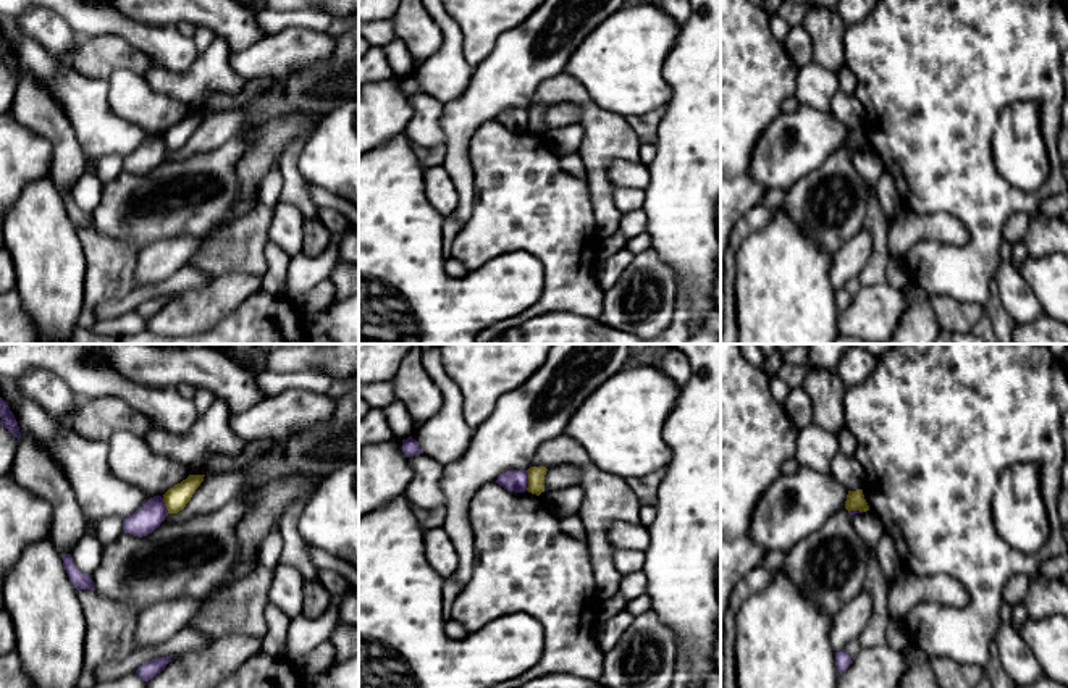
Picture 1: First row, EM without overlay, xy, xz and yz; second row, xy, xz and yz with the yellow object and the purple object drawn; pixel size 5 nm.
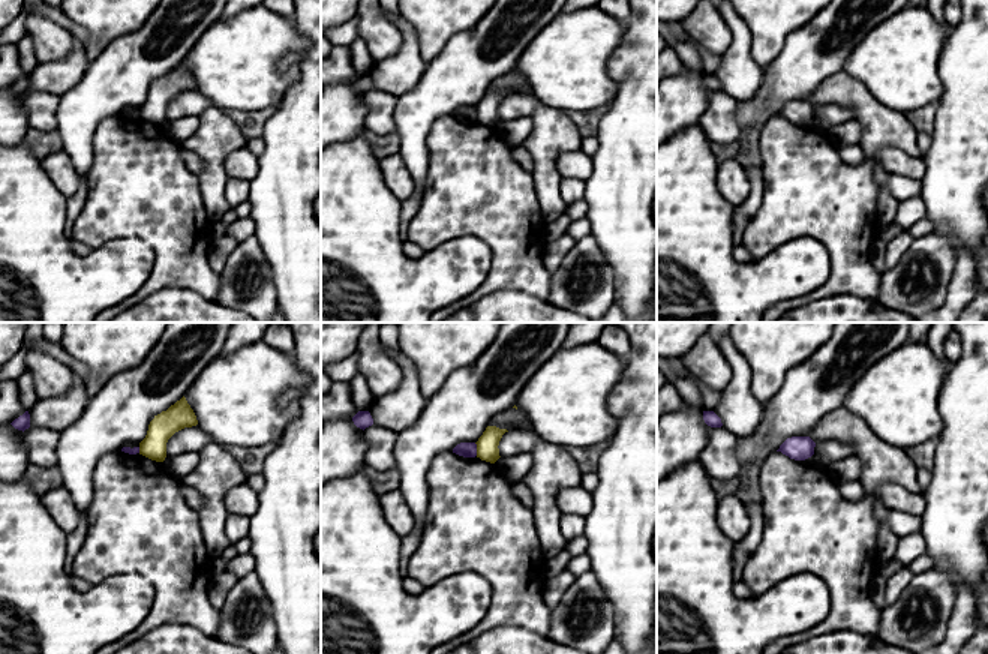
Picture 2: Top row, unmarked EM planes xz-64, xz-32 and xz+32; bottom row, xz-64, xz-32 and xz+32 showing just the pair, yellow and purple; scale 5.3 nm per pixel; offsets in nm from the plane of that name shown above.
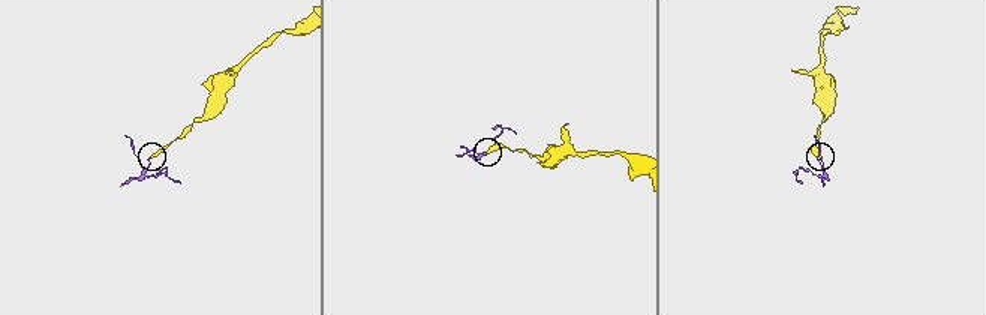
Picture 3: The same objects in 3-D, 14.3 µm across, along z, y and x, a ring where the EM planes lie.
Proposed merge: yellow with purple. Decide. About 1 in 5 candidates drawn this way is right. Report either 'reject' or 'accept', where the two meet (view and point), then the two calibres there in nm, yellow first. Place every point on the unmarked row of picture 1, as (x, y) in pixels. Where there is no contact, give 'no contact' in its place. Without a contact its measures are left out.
accept; meets yellow in xz at (529, 118); 80 nm thick on the yellow side, 110 nm on the other

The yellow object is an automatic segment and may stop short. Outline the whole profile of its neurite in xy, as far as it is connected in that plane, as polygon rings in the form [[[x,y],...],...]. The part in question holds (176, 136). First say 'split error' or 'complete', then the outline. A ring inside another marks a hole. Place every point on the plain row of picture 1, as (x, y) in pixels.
split error; [[[189,113],[181,121],[170,126],[163,134],[153,134],[132,153],[123,158],[124,171],[147,174],[165,158],[168,152],[178,152],[191,139],[205,113]]]

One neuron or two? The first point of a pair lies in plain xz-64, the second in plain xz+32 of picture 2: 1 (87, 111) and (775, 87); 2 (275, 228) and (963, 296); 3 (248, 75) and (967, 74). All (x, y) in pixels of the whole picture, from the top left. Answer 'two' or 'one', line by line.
1: one
2: two
3: two

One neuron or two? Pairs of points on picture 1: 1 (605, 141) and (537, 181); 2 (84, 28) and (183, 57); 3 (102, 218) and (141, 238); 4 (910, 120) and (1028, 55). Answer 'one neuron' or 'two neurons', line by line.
1: two neurons
2: one neuron
3: one neuron
4: one neuron

